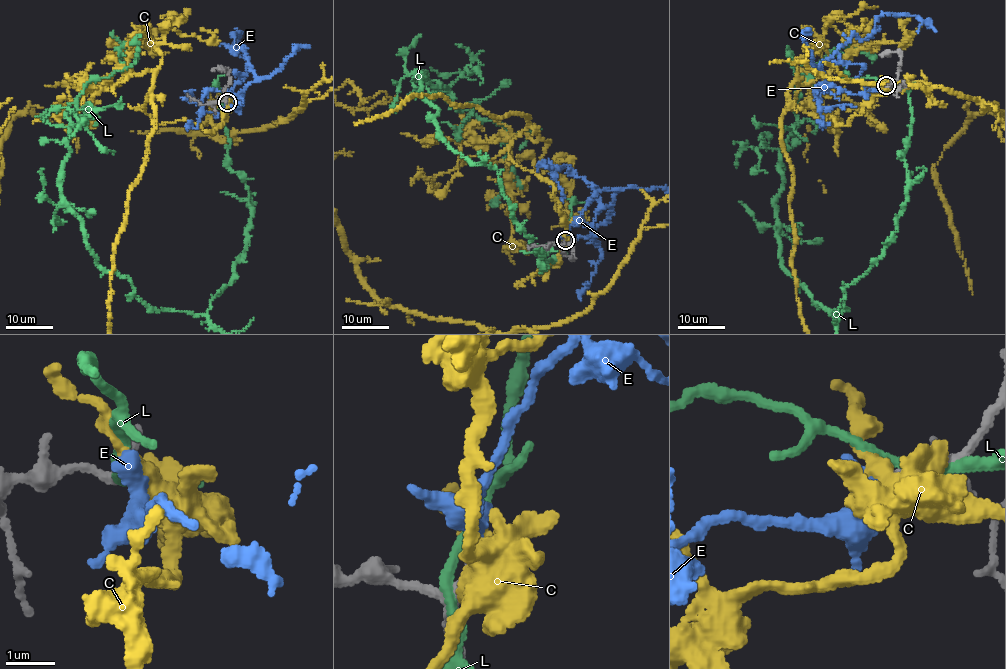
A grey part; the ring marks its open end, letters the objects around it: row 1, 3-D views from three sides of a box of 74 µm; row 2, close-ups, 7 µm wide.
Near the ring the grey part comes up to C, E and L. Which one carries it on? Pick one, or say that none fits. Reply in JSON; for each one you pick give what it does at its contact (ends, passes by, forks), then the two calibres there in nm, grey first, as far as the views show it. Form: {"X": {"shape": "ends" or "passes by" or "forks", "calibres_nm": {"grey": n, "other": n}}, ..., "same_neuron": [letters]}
{"E": {"shape": "ends", "calibres_nm": {"grey": 200, "other": 440}}, "same_neuron": ["E"]}

